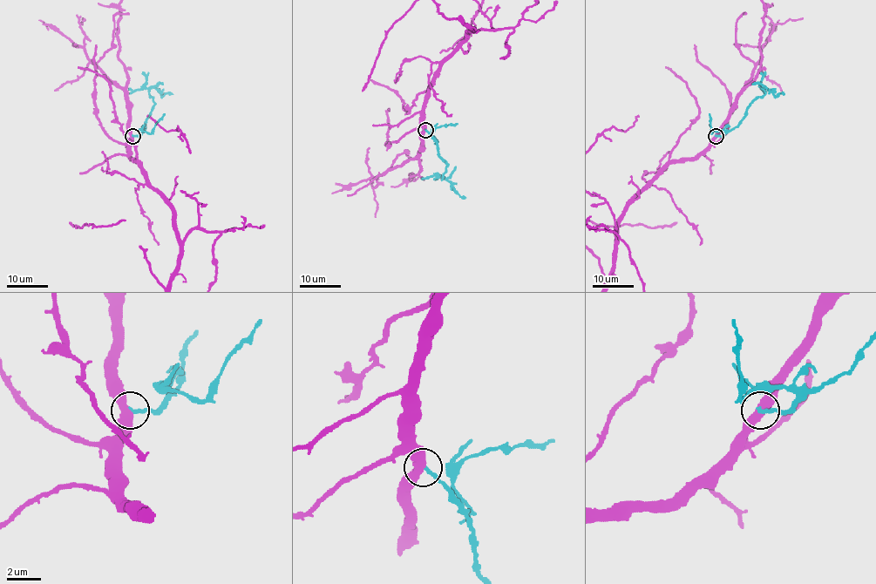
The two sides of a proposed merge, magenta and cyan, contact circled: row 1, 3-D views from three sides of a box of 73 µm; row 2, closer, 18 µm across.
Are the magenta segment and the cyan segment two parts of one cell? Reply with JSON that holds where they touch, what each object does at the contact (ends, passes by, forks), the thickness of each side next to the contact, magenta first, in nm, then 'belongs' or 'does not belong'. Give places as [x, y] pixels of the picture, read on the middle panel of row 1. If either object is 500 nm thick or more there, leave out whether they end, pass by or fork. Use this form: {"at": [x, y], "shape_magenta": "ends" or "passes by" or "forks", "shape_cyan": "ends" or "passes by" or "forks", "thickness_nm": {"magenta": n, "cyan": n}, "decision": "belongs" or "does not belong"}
{"at": [425, 130], "shape_magenta": "passes by", "shape_cyan": "ends", "thickness_nm": {"magenta": 480, "cyan": 240}, "decision": "does not belong"}

